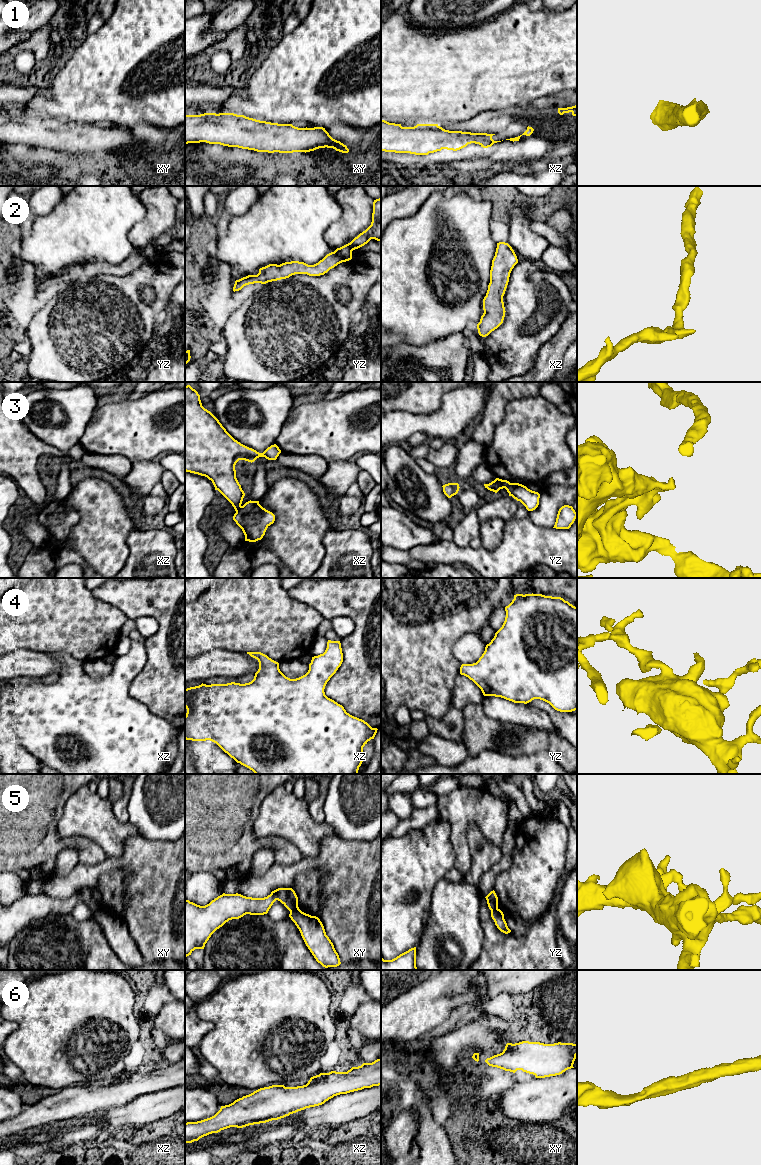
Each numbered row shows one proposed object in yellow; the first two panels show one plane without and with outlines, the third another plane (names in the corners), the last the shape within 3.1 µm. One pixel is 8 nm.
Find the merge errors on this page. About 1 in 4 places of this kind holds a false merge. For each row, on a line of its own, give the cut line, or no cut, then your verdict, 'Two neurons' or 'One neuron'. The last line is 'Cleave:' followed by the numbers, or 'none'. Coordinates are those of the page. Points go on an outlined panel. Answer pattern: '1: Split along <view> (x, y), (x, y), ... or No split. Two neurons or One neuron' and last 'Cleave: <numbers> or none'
1: No split. One neuron
2: No split. One neuron
3: Split along xz (241, 506), (236, 511). Two neurons
4: No split. One neuron
5: Split along xy (298, 908), (290, 912). Two neurons
6: No split. One neuron
Cleave: 3, 5

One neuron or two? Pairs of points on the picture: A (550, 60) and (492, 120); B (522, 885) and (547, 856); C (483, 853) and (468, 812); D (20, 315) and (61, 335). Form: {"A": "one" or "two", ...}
{"A": "two", "B": "one", "C": "two", "D": "two"}

